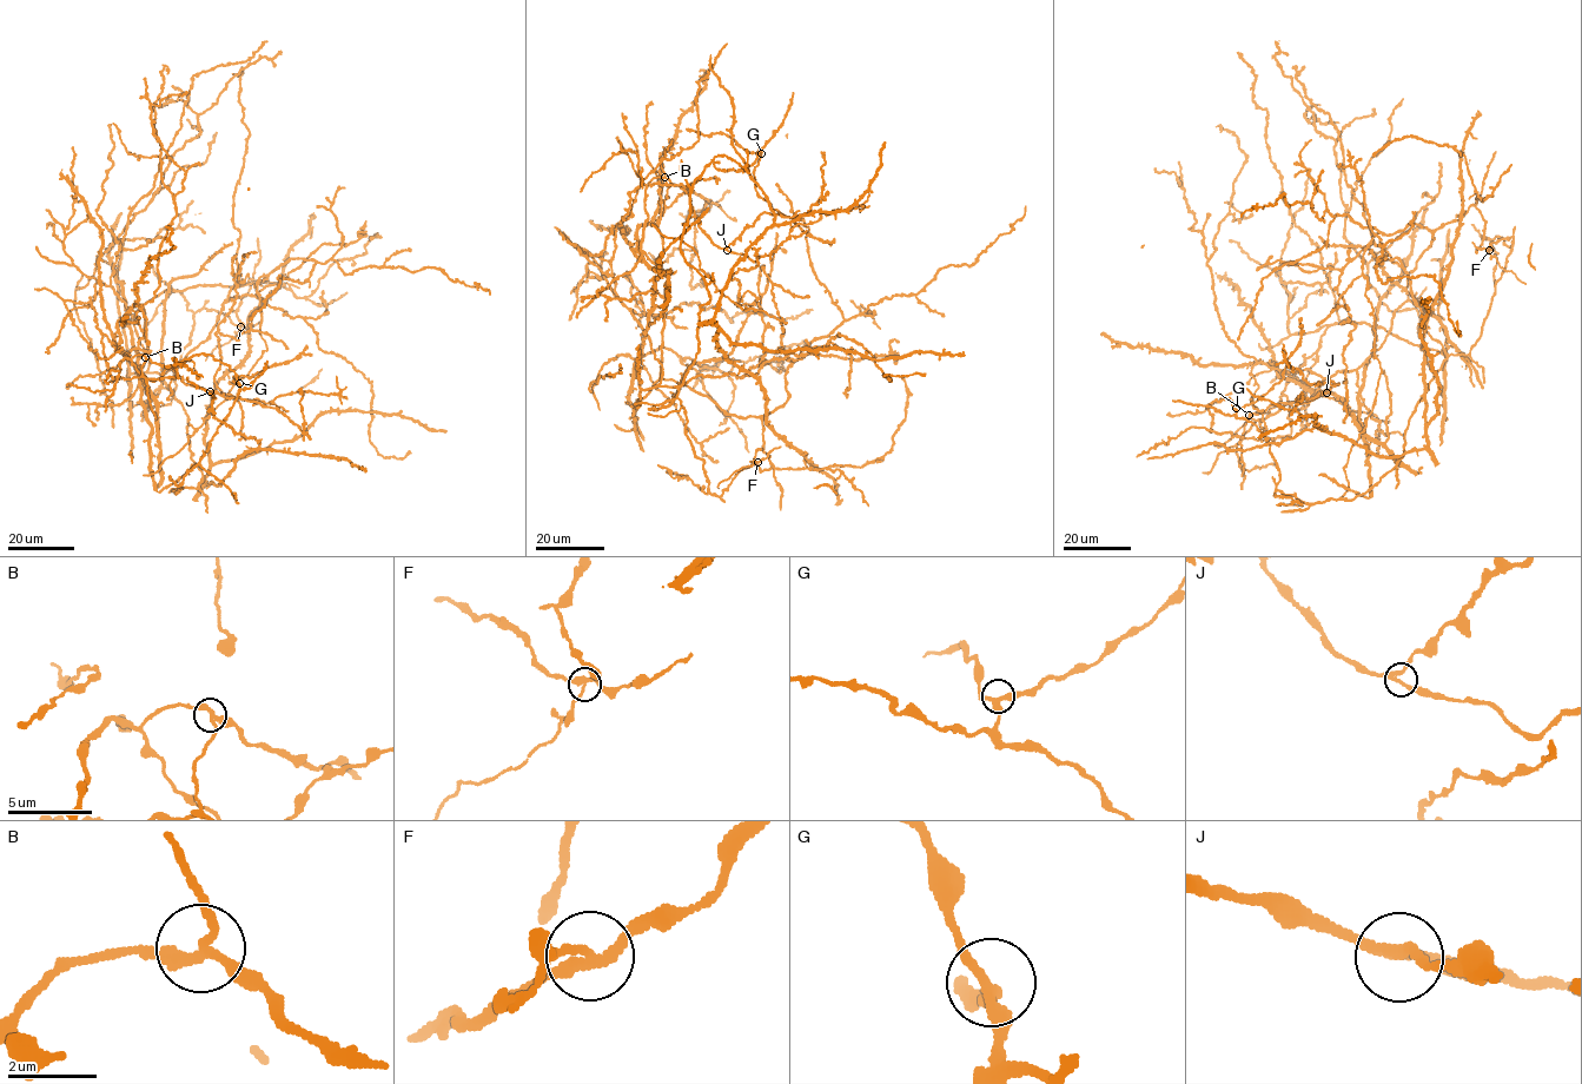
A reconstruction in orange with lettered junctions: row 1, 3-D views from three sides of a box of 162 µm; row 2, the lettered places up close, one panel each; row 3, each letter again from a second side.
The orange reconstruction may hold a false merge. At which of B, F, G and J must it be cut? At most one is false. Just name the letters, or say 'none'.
B

